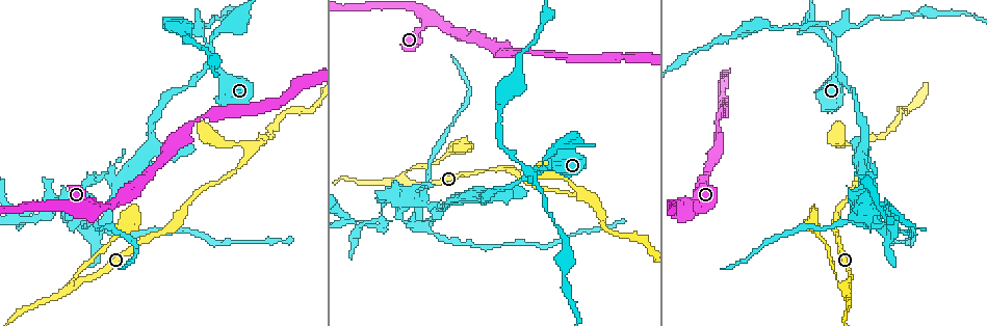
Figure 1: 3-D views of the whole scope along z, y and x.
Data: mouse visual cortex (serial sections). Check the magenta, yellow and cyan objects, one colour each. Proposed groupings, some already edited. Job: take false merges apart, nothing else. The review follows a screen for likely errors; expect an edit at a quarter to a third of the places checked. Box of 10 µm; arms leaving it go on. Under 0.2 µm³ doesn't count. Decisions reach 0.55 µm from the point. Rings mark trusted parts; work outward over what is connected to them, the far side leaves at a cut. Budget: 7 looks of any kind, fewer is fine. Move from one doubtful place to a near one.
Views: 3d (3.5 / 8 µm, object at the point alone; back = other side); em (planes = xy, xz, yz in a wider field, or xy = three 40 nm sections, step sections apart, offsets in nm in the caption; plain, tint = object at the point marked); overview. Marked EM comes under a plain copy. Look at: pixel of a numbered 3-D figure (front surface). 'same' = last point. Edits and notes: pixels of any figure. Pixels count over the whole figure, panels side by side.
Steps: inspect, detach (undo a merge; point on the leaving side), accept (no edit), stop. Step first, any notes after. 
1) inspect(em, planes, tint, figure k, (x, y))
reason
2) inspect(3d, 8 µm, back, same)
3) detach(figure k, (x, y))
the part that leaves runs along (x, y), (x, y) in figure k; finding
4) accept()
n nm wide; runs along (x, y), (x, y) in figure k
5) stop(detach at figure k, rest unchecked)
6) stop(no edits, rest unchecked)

inspect(3d, 8 µm, figure 1, (71, 286))
abrupt turn

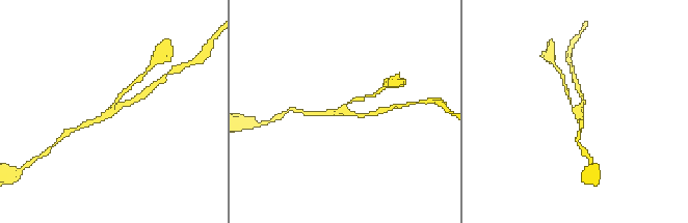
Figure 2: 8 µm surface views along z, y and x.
inspect(em, planes, tint, same)
need the tissue

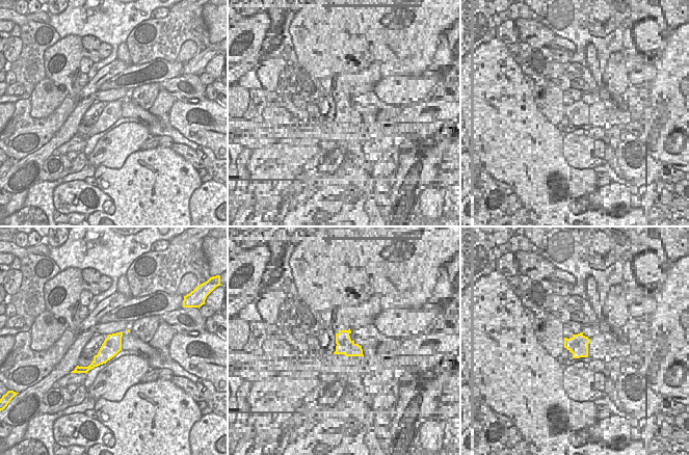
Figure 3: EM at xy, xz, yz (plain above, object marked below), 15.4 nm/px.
accept()
one cell here

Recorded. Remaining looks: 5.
inspect(3d, 3.5 µm, figure 1, (837, 67))
thin neck

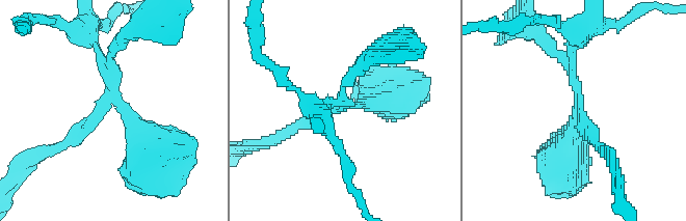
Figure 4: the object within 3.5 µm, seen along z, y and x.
inspect(em, xy, step 5, tint, figure 4, (110, 103))
3 arms; arms of 150, 200, 400 nm

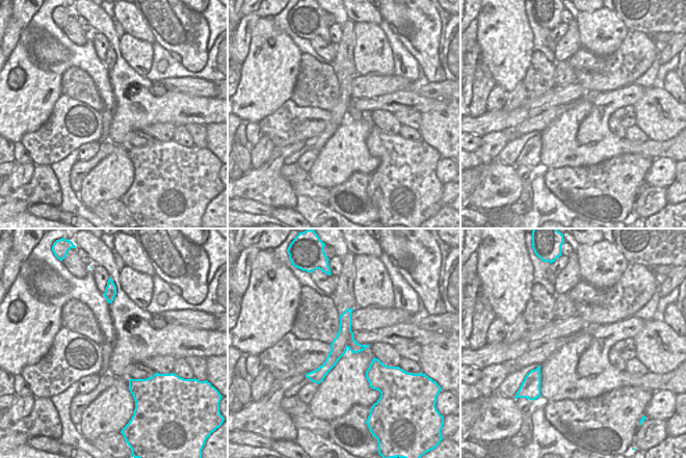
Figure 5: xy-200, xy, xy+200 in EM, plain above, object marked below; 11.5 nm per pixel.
inspect(em, planes, tint, same)

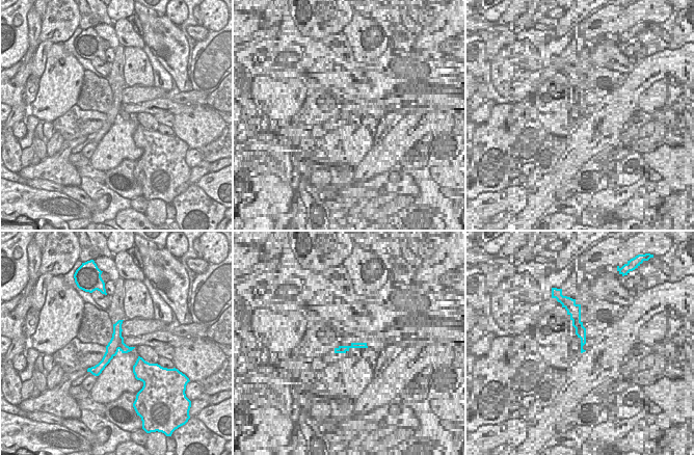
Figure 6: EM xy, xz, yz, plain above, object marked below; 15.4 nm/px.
detach(figure 4, (84, 129))
border along (125, 344), (117, 348) in figure 6; a second cell is stuck on

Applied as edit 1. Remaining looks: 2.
stop(detach at figure 4, rest unchecked)

